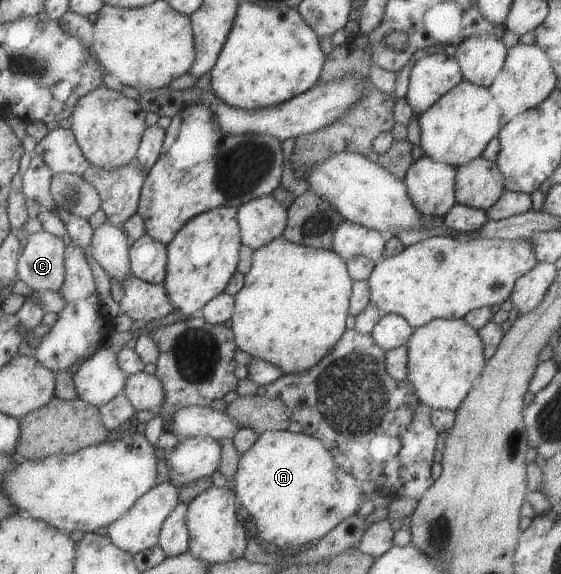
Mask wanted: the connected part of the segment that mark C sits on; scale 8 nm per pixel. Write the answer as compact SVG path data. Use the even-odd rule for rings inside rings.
M45 230L31 234L18 262L18 278L33 292L59 293L66 283L66 245L61 237Z

